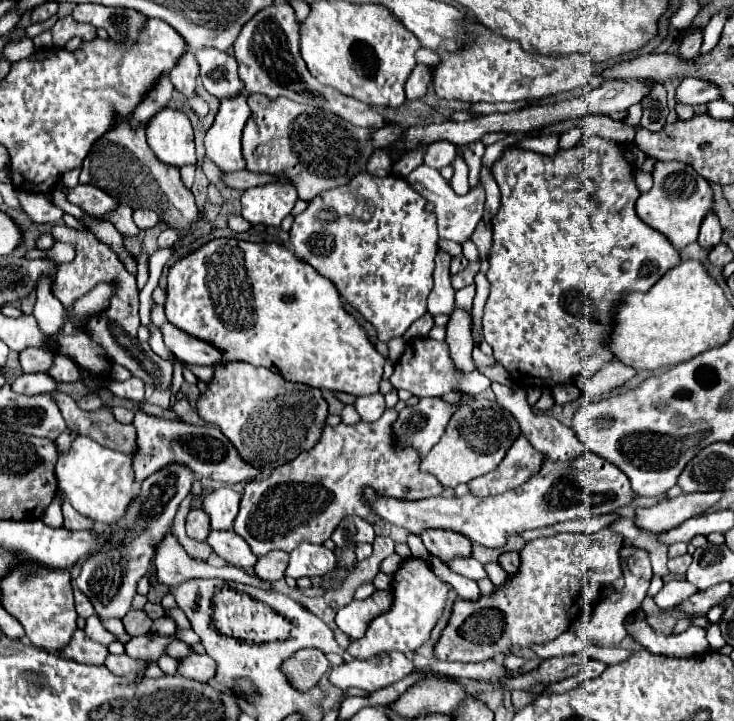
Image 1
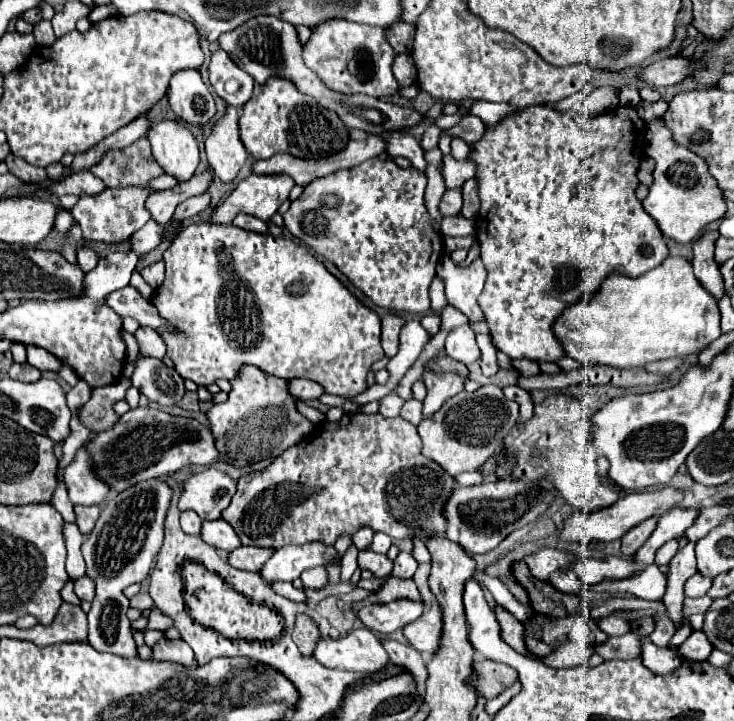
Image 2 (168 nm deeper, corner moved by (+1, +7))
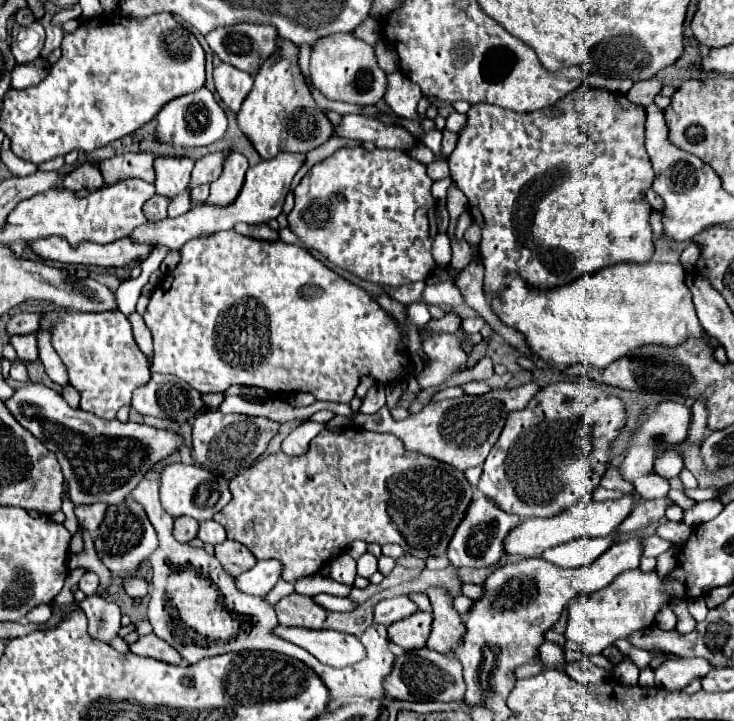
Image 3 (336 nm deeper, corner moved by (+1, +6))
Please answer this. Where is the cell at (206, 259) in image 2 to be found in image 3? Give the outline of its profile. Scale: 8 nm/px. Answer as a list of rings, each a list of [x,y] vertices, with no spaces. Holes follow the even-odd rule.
[[[218,231],[212,235],[196,237],[182,245],[180,249],[180,263],[172,273],[162,277],[162,281],[156,285],[156,289],[150,295],[148,309],[144,313],[144,321],[148,329],[154,335],[154,371],[156,373],[170,373],[186,383],[190,383],[200,393],[222,393],[232,385],[256,385],[264,387],[270,393],[296,393],[306,391],[312,393],[318,401],[334,401],[334,403],[350,403],[350,399],[356,393],[356,387],[360,383],[362,375],[372,375],[380,383],[394,383],[398,381],[406,369],[408,369],[408,355],[398,351],[400,341],[400,329],[396,321],[358,285],[352,285],[350,281],[342,279],[338,273],[330,271],[324,263],[314,259],[304,247],[300,245],[288,245],[284,241],[260,241],[252,237],[244,237],[236,231]]]

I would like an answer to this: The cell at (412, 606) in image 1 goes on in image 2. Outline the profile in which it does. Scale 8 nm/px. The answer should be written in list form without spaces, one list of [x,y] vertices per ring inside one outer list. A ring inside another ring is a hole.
[[[394,600],[388,604],[370,604],[358,610],[358,618],[376,632],[390,634],[414,622],[422,614],[424,606],[412,600]]]

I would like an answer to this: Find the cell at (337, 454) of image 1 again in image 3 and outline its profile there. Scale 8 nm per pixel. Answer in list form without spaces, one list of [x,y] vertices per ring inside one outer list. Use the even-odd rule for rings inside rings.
[[[344,427],[340,431],[324,429],[300,457],[290,457],[286,453],[268,455],[234,477],[230,481],[230,491],[232,501],[216,513],[214,519],[226,529],[228,539],[250,547],[256,559],[280,559],[288,569],[282,579],[290,583],[298,577],[318,573],[322,565],[346,551],[356,539],[378,545],[396,543],[406,553],[422,559],[444,555],[454,529],[474,495],[464,473],[456,471],[452,465],[408,451],[392,433],[360,431],[360,427]]]

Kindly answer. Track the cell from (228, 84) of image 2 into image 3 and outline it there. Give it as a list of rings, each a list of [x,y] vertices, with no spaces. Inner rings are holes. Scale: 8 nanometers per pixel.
[[[220,63],[218,67],[214,67],[214,85],[216,91],[220,95],[220,99],[224,101],[224,105],[228,109],[232,109],[234,113],[238,113],[242,101],[246,99],[246,95],[252,89],[252,75],[242,73],[240,69],[228,65],[228,63]]]

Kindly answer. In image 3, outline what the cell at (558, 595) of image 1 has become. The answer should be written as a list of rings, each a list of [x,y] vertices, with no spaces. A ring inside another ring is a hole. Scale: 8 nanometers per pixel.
[[[418,611],[418,615],[410,615],[410,619],[402,619],[400,623],[392,623],[388,627],[388,639],[406,651],[426,647],[426,639],[431,632],[433,616],[429,612]]]

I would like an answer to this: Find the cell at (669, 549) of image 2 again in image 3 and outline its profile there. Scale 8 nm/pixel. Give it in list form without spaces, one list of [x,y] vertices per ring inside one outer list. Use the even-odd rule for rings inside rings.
[[[656,533],[648,535],[648,543],[644,543],[644,557],[660,557],[662,553],[666,553],[668,549],[672,549],[672,543],[658,537]]]

